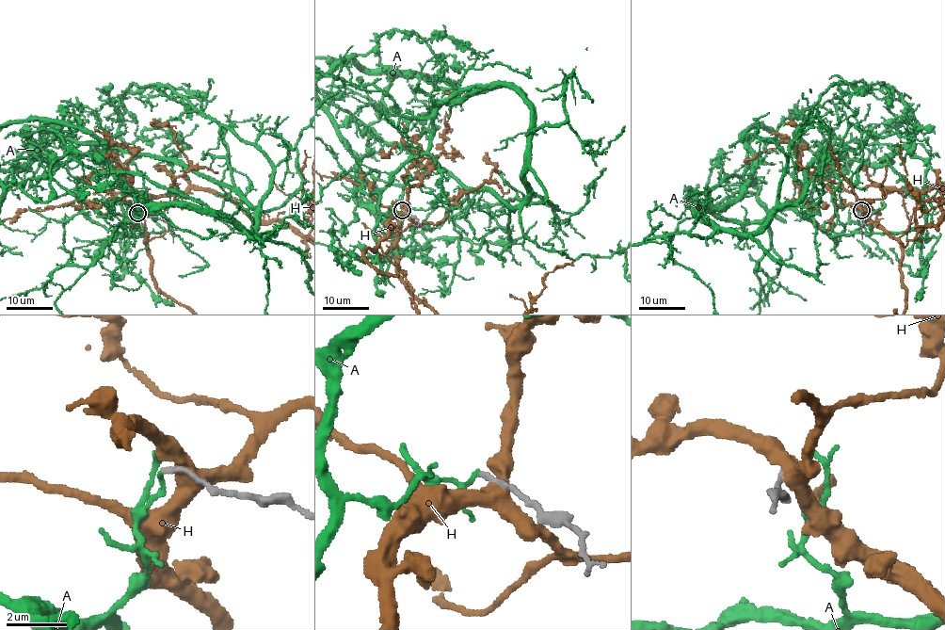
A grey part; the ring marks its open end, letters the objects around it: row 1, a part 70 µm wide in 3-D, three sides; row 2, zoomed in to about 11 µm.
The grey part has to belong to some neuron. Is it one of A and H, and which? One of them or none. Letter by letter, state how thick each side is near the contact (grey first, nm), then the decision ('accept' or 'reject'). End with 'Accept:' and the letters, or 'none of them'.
A: calibres 150 and 120 nm; reject
H: calibres 200 and 460 nm; reject
Accept: none of them

